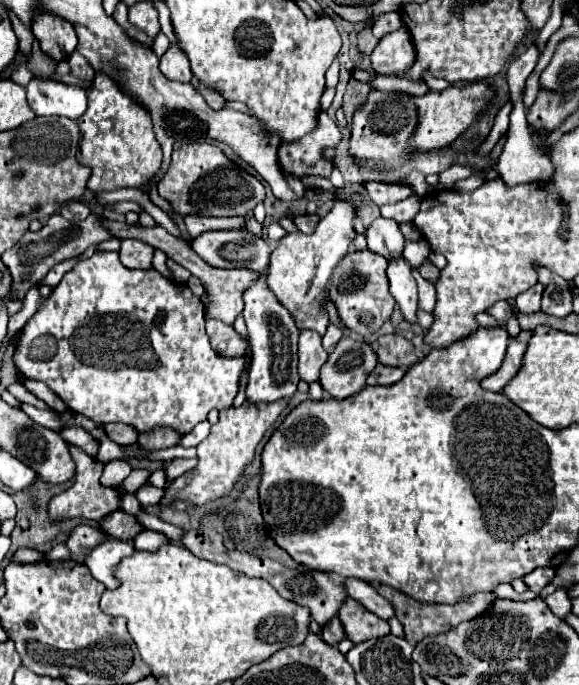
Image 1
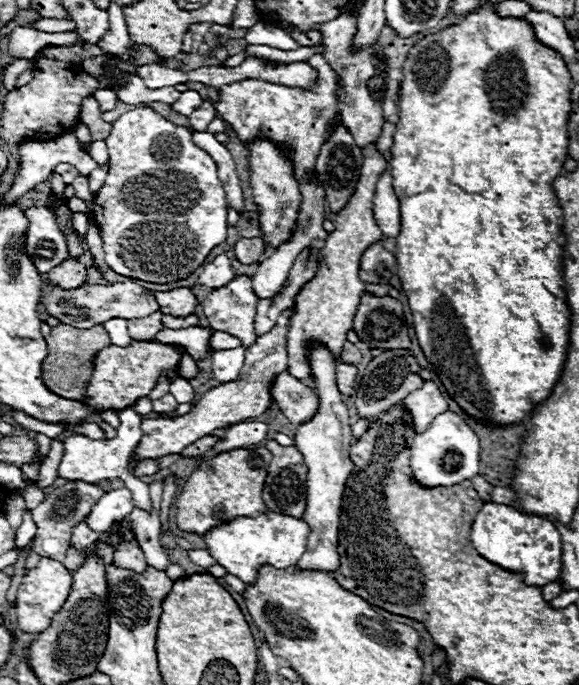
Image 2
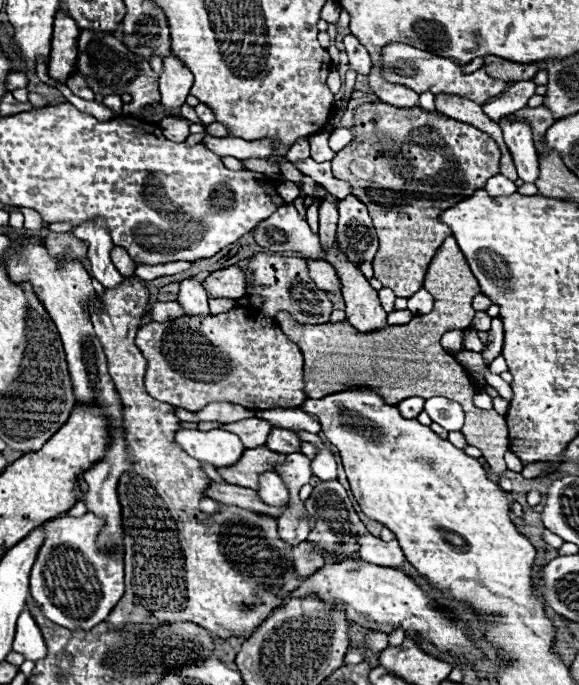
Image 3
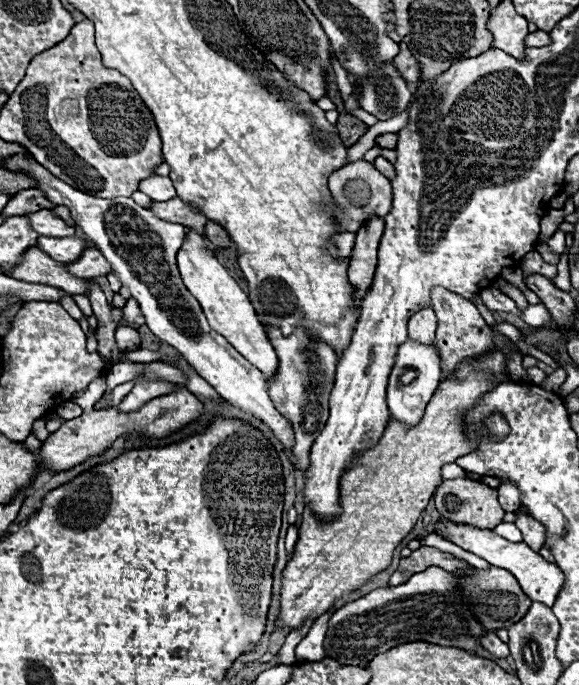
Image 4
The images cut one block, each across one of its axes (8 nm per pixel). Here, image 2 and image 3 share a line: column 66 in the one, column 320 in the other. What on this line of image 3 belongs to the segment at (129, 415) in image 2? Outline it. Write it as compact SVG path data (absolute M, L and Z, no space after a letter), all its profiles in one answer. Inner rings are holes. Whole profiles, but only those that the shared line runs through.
M298 432L300 440L310 442L316 446L316 458L312 460L312 474L318 476L320 480L336 480L336 460L334 454L324 446L318 434L310 432Z

